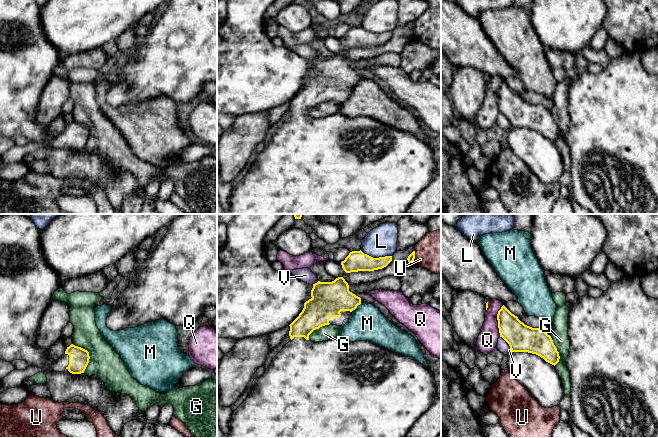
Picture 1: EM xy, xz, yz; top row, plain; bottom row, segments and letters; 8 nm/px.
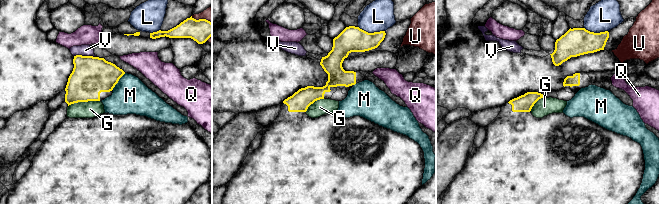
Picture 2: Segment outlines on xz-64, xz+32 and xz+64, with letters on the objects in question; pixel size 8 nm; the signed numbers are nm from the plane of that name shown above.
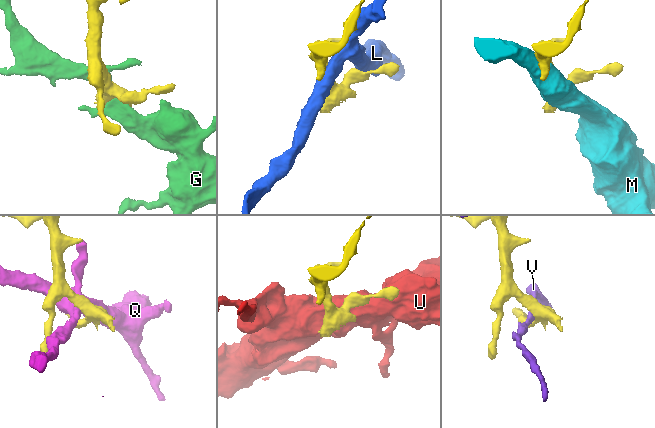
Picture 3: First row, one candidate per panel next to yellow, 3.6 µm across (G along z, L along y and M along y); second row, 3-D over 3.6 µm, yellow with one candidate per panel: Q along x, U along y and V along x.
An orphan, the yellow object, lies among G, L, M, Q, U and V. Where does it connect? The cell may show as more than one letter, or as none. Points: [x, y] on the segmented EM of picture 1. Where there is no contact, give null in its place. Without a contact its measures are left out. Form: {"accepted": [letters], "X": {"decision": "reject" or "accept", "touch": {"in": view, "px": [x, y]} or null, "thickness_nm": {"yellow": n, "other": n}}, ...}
{"accepted": [], "G": {"decision": "reject", "touch": {"in": "xy", "px": [88, 354]}, "thickness_nm": {"yellow": 160, "other": 240}}, "L": {"decision": "reject", "touch": {"in": "xz", "px": [376, 258]}, "thickness_nm": {"yellow": 160, "other": 240}}, "M": {"decision": "reject", "touch": {"in": "xz", "px": [356, 307]}, "thickness_nm": {"yellow": 280, "other": 280}}, "Q": {"decision": "reject", "touch": {"in": "yz", "px": [498, 321]}, "thickness_nm": {"yellow": 220, "other": 160}}, "U": {"decision": "reject", "touch": {"in": "xz", "px": [414, 257]}, "thickness_nm": {"yellow": 60, "other": 340}}, "V": {"decision": "reject", "touch": {"in": "yz", "px": [508, 343]}, "thickness_nm": {"yellow": 220, "other": 90}}}

